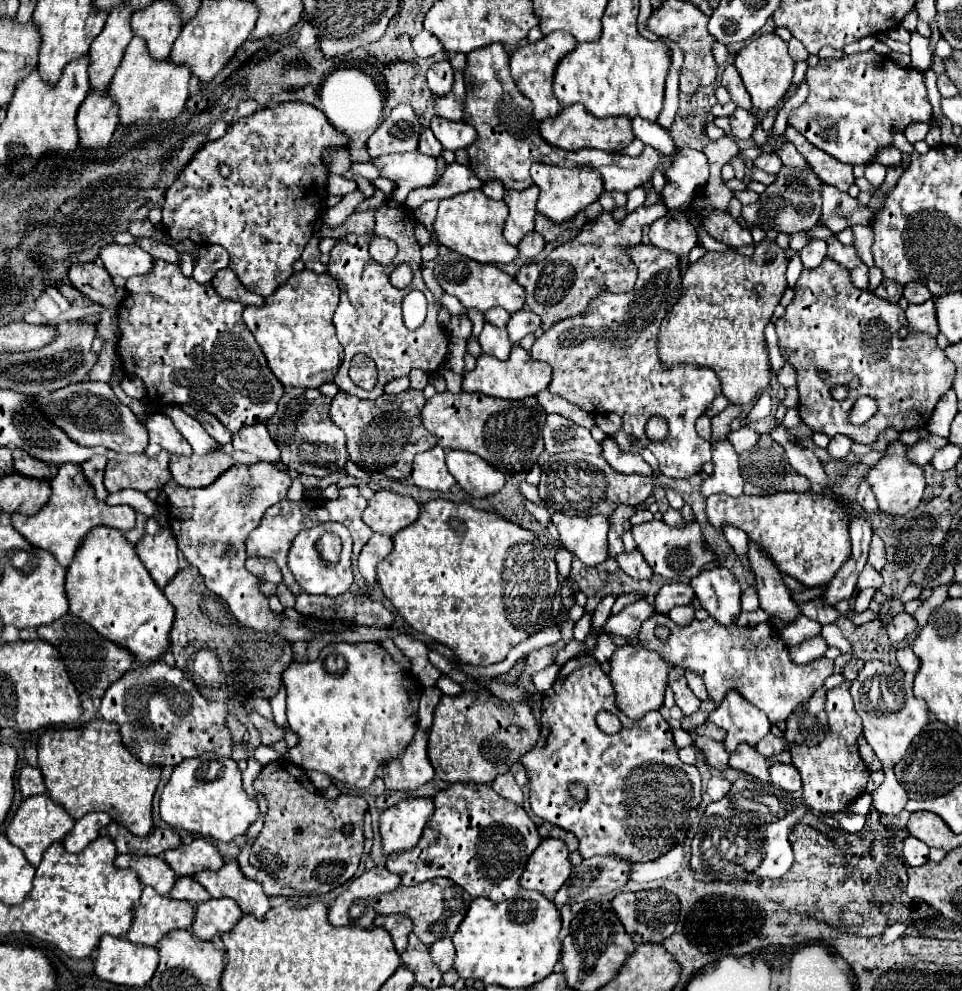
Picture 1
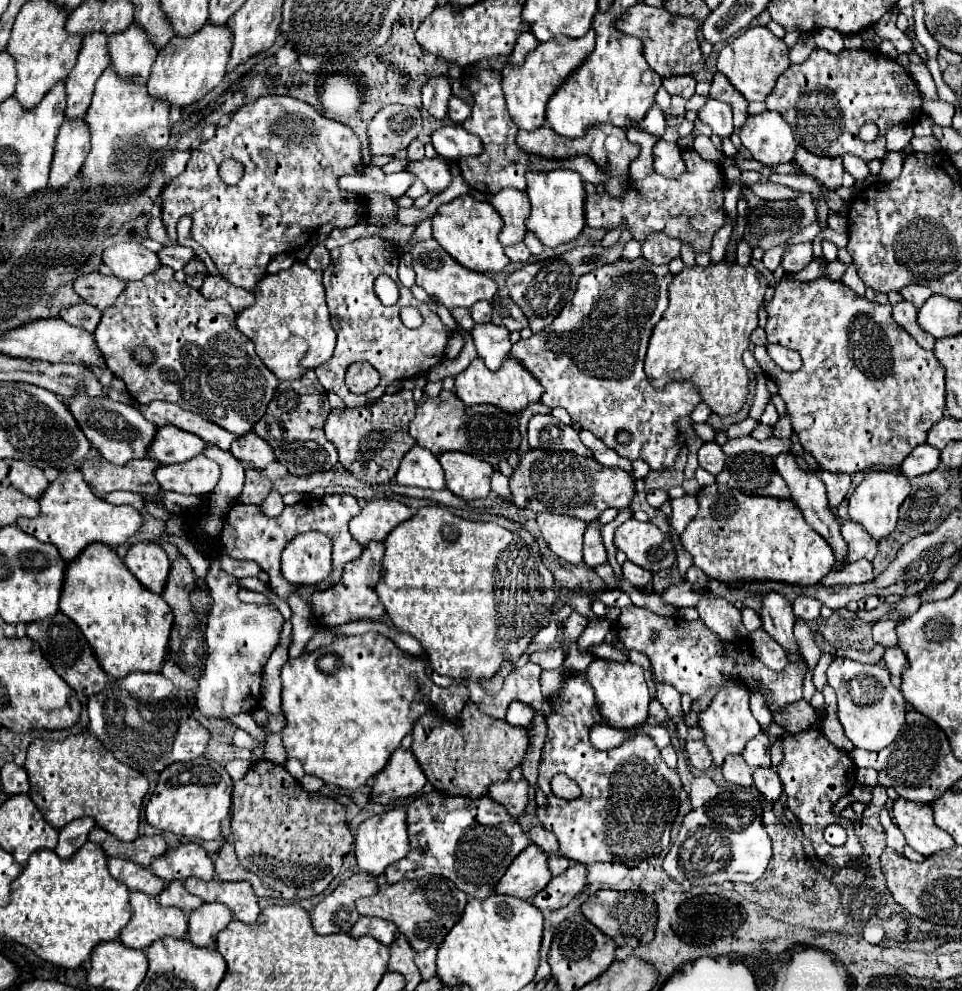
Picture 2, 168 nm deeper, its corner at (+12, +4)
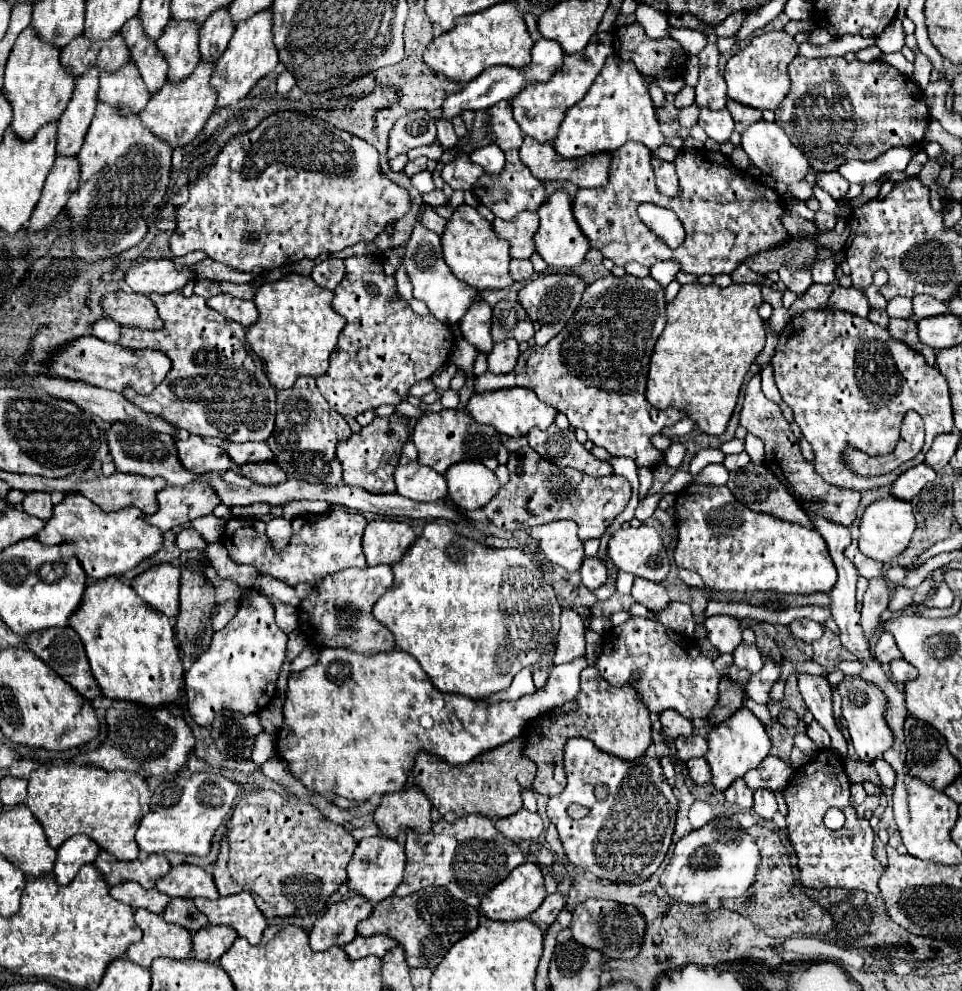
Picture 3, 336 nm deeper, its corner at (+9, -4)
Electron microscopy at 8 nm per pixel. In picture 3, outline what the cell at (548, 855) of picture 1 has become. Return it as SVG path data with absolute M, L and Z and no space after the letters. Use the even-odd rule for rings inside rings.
M523 863L495 891L487 893L479 911L493 921L527 919L545 899L543 873L535 863Z

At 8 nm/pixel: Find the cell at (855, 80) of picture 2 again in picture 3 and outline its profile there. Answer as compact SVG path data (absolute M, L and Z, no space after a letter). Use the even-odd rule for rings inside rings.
M797 55L789 67L789 75L791 75L791 91L787 93L787 97L783 99L783 103L777 107L775 111L775 123L779 123L779 127L783 131L787 131L787 137L791 139L791 143L795 147L799 147L799 151L803 151L803 155L807 155L813 171L823 173L823 171L837 171L843 163L847 161L873 161L879 155L883 155L885 151L889 151L891 147L911 147L915 143L919 143L923 139L923 133L929 125L929 109L925 105L923 99L923 91L921 87L907 75L901 75L893 65L885 63L885 61L871 61L871 63L863 63L863 61L845 61L843 57L815 57L815 59L807 59L803 55Z

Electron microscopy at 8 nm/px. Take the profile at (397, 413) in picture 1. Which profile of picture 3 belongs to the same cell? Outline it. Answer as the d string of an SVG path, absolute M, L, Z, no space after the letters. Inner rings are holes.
M375 417L375 421L357 435L351 435L351 439L339 443L337 447L337 459L343 467L343 483L351 487L361 487L369 493L393 493L393 471L395 463L399 463L401 447L409 439L409 419L397 419L391 417Z

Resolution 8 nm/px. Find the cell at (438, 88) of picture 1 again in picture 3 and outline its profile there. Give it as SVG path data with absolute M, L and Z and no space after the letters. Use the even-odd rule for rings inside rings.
M437 119L437 141L439 141L443 147L455 147L455 145L457 145L459 137L455 135L451 121Z

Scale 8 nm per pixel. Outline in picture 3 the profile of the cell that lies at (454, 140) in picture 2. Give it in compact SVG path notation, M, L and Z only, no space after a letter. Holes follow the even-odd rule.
M487 145L481 149L475 149L469 155L477 165L481 165L485 169L485 173L501 173L503 165L505 165L505 157L503 151L495 145Z

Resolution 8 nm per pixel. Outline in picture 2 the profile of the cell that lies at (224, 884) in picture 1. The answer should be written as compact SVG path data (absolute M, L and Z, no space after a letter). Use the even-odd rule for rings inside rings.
M188 877L184 885L192 895L198 895L206 903L220 901L228 905L234 919L242 923L256 923L258 919L260 913L258 897L254 895L252 885L248 881L220 881L218 877L204 881L196 877Z

